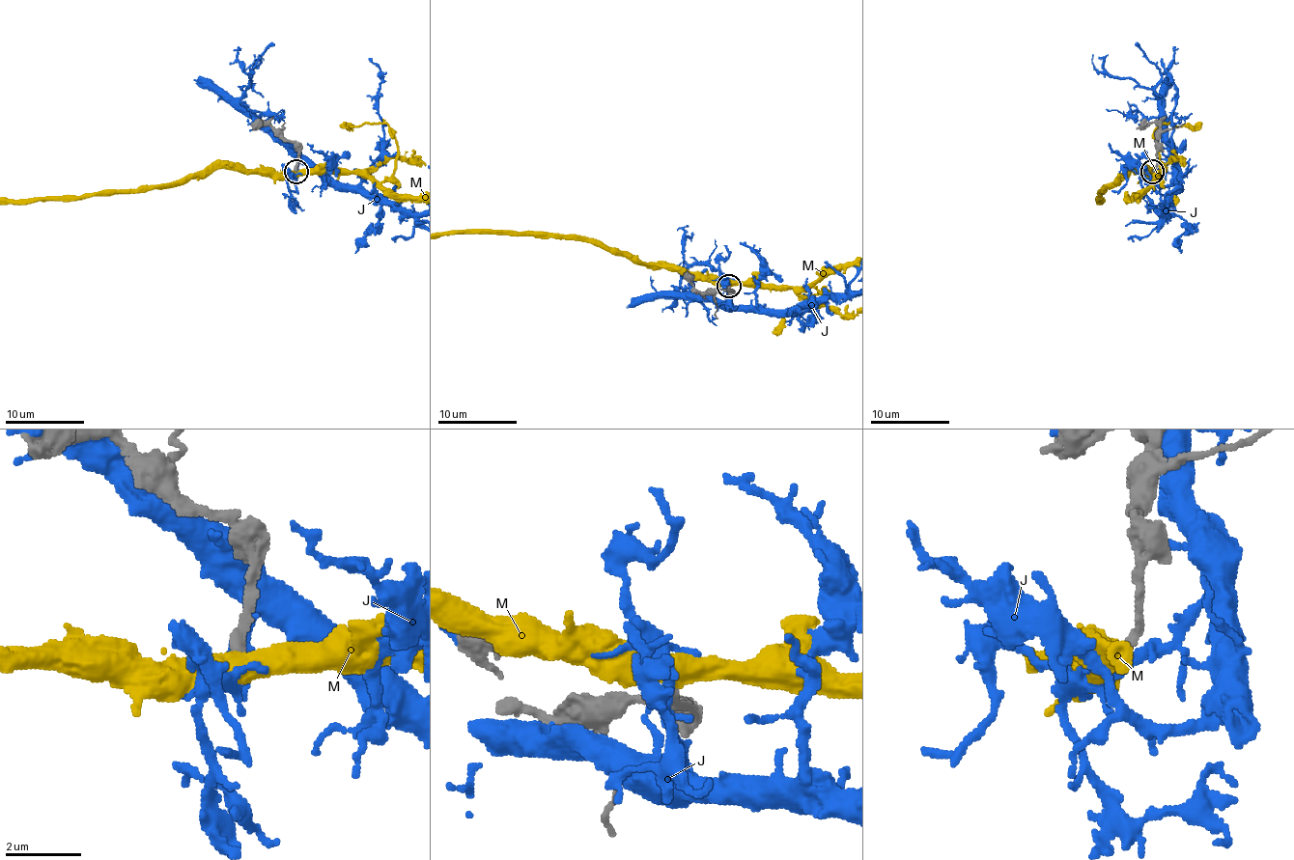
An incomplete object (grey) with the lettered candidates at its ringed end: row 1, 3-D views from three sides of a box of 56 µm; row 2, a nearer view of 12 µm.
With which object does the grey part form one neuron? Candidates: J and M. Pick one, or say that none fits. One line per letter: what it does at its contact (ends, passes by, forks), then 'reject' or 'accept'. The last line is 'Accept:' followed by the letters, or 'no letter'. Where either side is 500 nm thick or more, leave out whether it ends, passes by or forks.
J: it passes by | reject
M: accept
Accept: M

